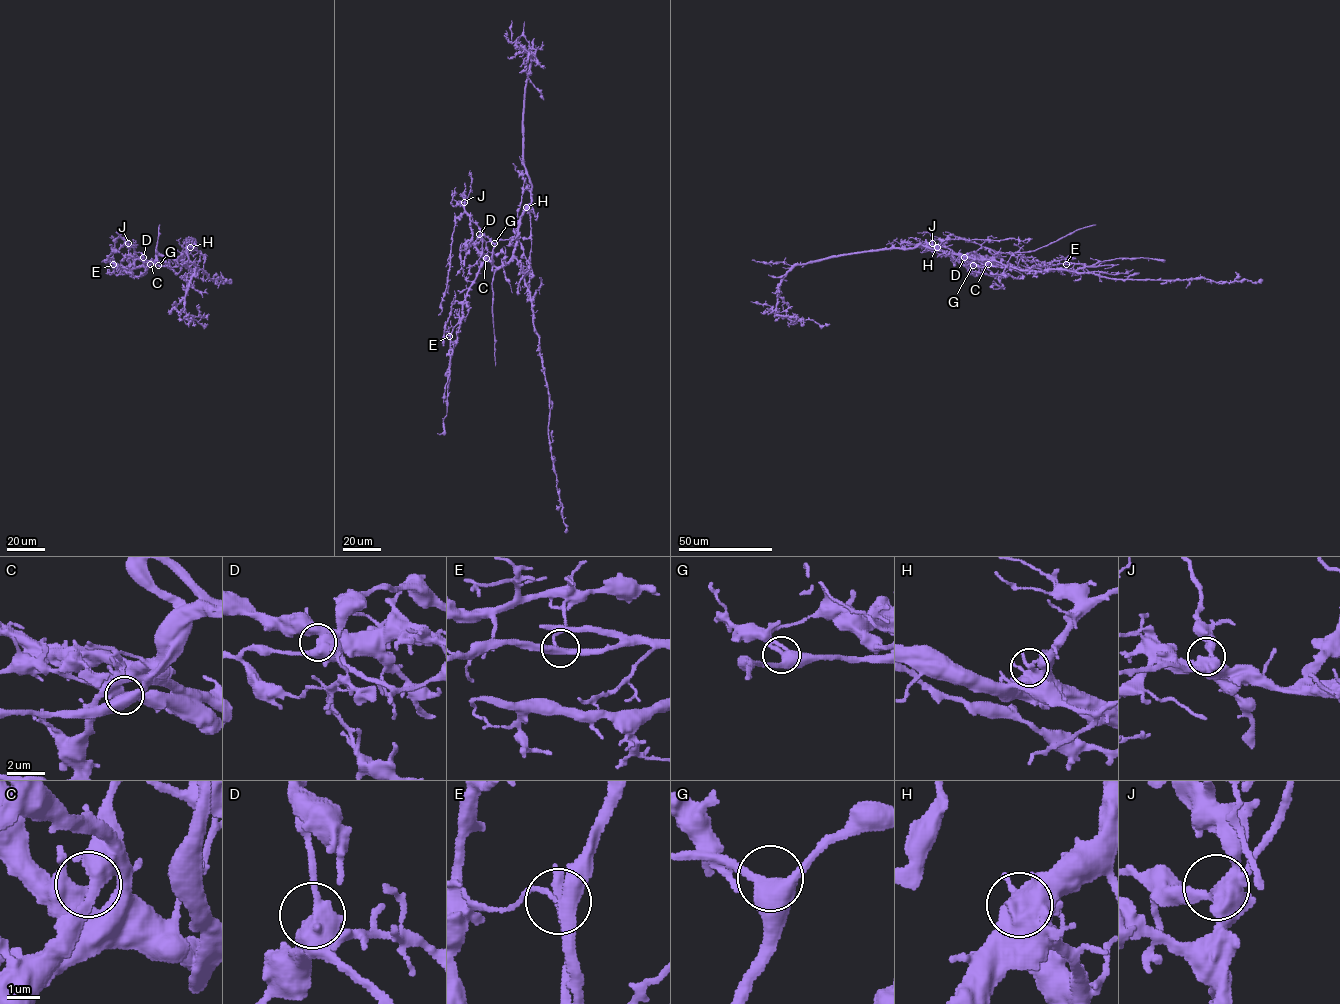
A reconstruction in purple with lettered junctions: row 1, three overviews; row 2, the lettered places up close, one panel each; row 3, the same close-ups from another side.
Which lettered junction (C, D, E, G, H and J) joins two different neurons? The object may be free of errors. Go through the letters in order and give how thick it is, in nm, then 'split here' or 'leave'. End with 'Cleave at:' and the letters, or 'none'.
C: 440 nm | leave
D: 460 nm | leave
E: 320 nm | split here
G: 460 nm | leave
H: 440 nm | leave
J: 400 nm | leave
Cleave at: E

